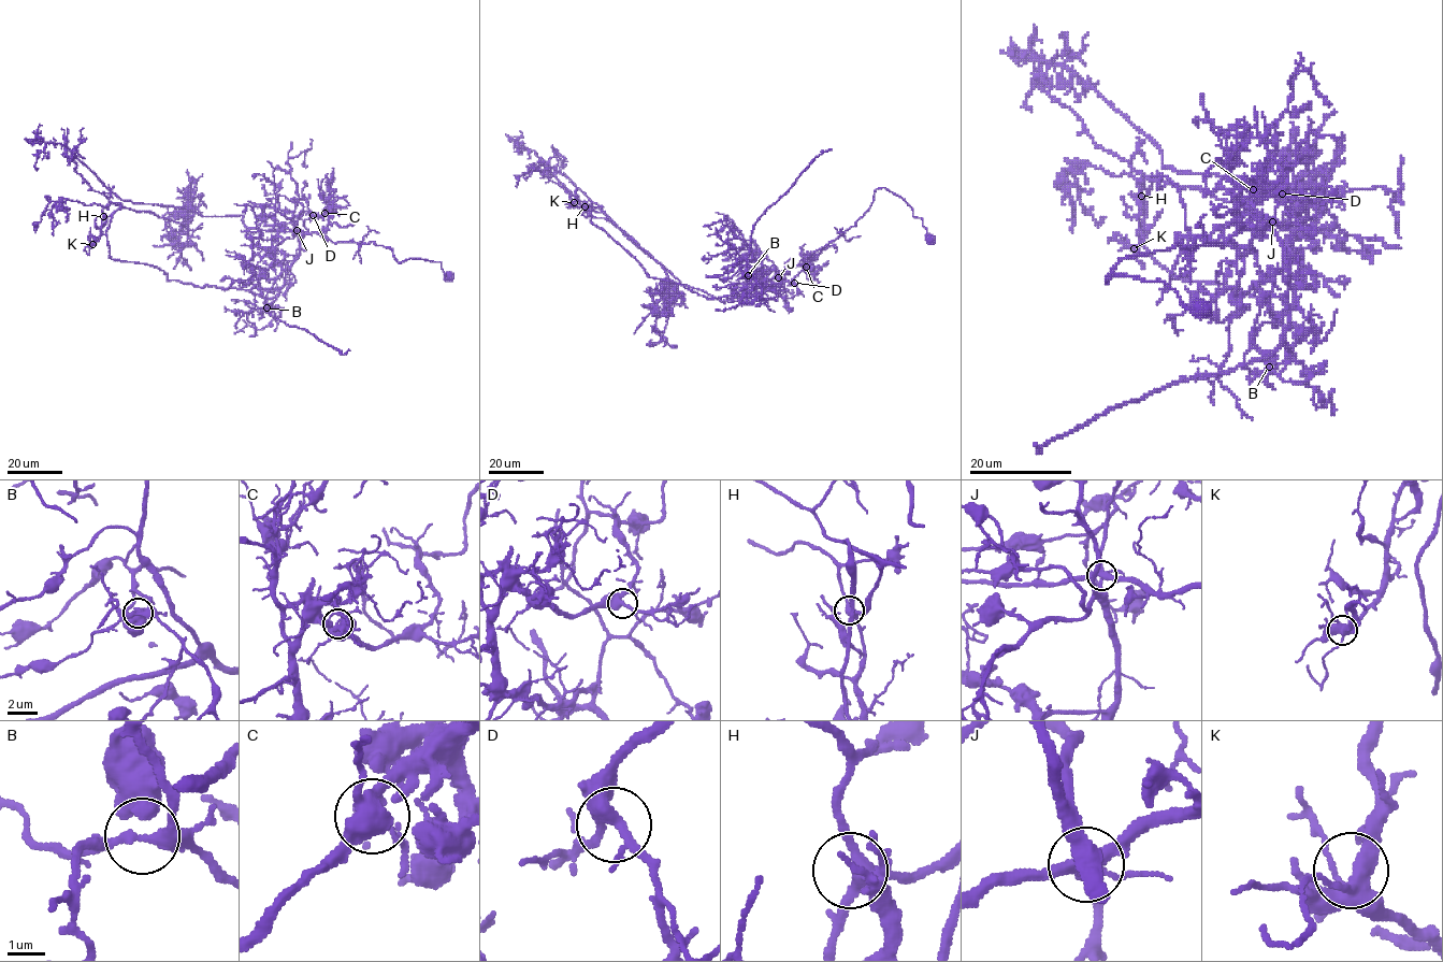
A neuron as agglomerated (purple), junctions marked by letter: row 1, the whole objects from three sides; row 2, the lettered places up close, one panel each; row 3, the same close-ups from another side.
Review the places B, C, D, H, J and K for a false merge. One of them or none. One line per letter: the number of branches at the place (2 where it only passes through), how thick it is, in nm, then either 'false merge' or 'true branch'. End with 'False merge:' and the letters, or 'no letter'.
B: 5 | 280 nm | true branch
C: 5 | 400 nm | true branch
D: 4 | 400 nm | true branch
H: 4 | 320 nm | true branch
J: 5 | 360 nm | false merge
K: 5 | 400 nm | true branch
False merge: J

